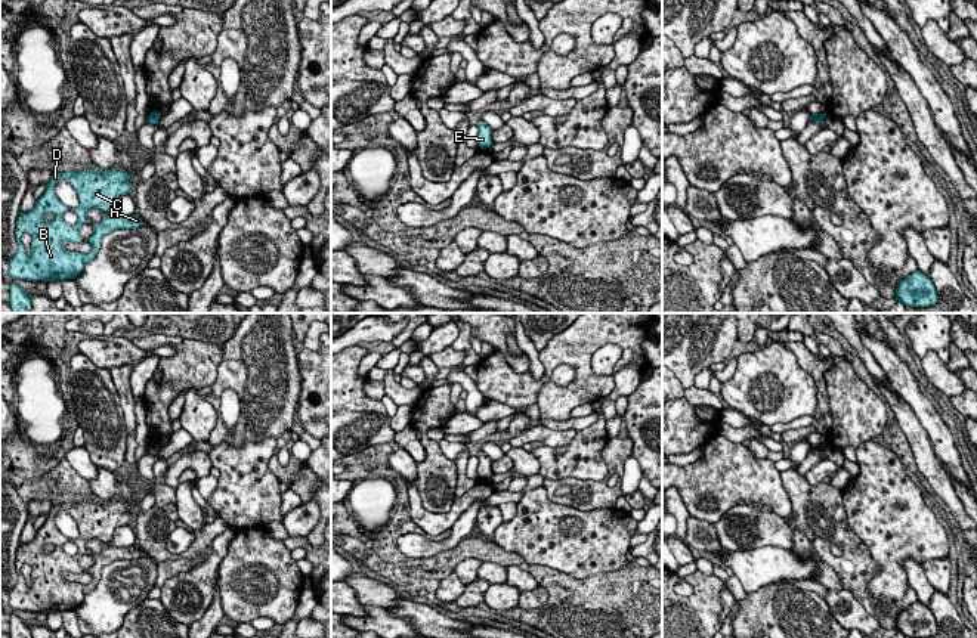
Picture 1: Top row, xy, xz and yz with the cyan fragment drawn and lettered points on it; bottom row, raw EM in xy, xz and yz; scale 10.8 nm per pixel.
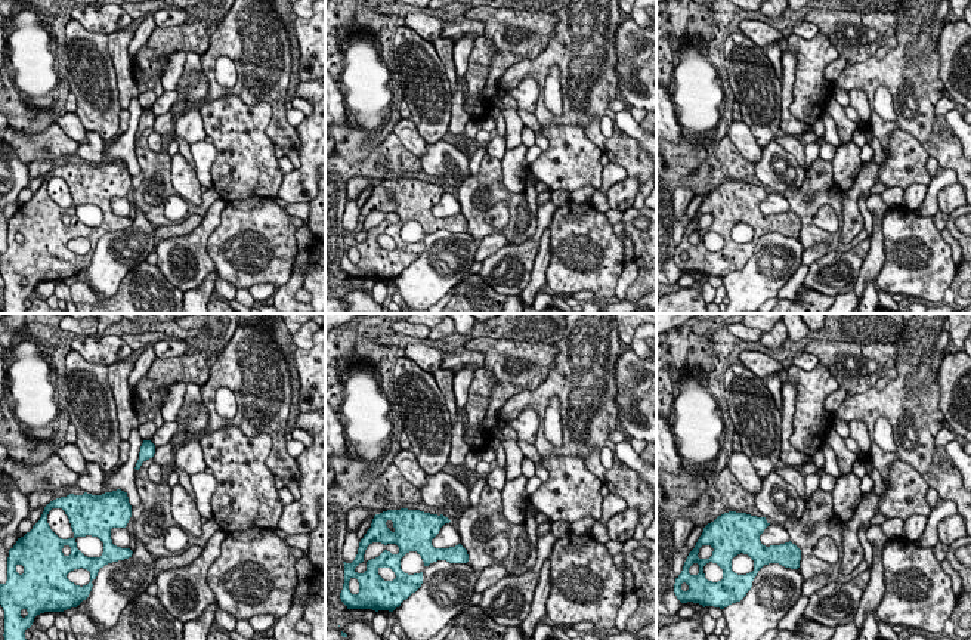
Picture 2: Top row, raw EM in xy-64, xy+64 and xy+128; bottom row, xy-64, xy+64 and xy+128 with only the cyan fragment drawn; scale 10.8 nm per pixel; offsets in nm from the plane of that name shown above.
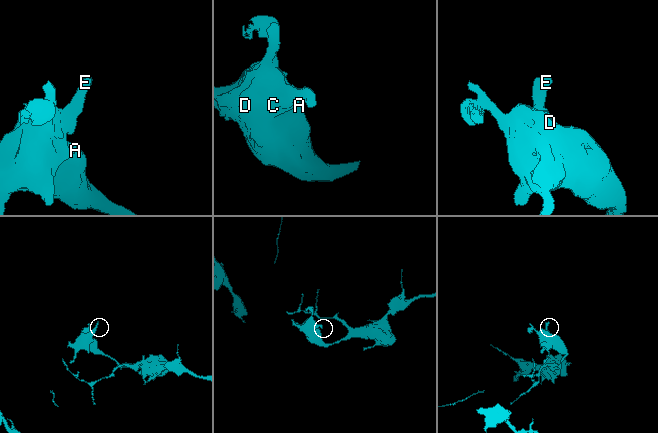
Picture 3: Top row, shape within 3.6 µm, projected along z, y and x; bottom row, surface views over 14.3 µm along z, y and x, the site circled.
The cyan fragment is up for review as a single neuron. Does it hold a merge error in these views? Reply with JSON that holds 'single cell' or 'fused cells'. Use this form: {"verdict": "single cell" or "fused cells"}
{"verdict": "single cell"}

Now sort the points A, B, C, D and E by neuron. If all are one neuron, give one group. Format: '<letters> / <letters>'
A B C D E

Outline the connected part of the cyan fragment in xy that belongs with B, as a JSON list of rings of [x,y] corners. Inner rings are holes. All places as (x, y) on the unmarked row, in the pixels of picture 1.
[[[121,499],[65,502],[53,505],[44,524],[35,532],[30,543],[19,543],[15,567],[18,582],[9,592],[9,606],[13,610],[27,611],[65,611],[75,610],[84,597],[92,592],[102,569],[117,560],[137,560],[142,549],[137,545],[117,548],[111,545],[118,526],[129,526],[132,511]],[[67,511],[77,523],[80,535],[72,539],[78,551],[68,555],[64,545],[69,541],[55,524],[55,515]],[[90,539],[101,539],[109,546],[101,554],[93,554],[95,564],[90,567],[93,580],[90,583],[69,582],[65,573],[81,573],[78,560],[87,554],[86,543]],[[24,564],[33,567],[31,585],[25,582],[21,569]]]

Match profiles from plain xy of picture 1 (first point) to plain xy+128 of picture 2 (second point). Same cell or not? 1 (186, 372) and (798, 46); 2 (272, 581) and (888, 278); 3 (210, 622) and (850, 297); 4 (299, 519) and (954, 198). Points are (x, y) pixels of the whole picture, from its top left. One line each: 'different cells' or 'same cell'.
1: different cells
2: same cell
3: different cells
4: same cell

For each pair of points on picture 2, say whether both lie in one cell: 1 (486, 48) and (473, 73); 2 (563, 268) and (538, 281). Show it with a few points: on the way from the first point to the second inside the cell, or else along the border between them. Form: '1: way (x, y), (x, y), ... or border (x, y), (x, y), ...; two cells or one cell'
1: way (482, 53), (478, 67); one cell
2: border (550, 243), (546, 284); two cells

